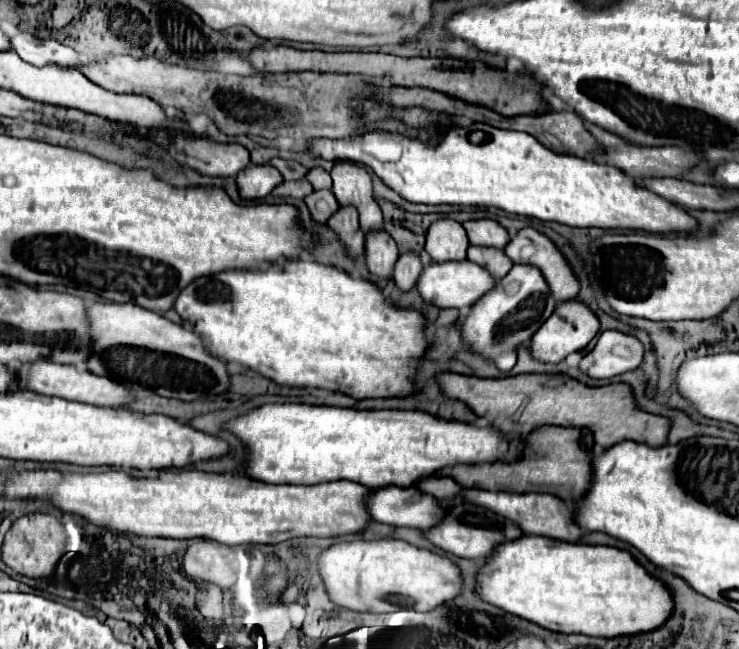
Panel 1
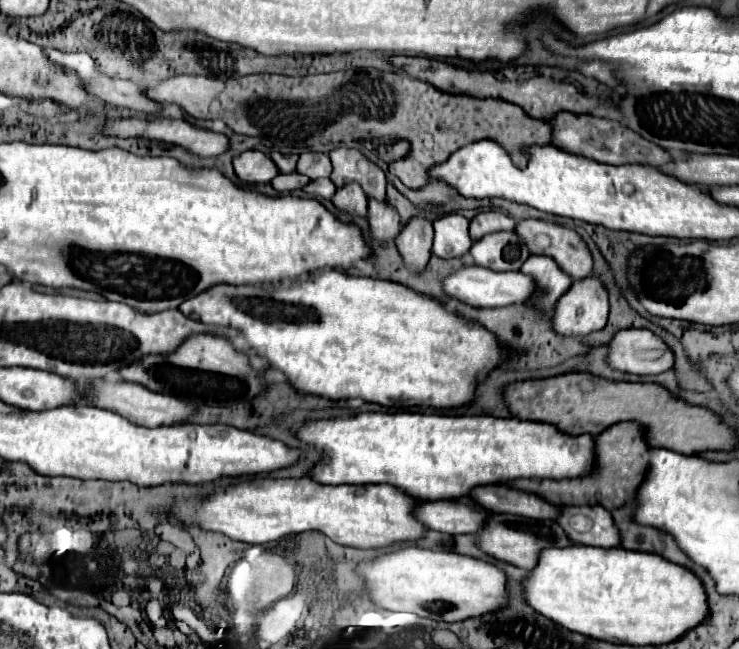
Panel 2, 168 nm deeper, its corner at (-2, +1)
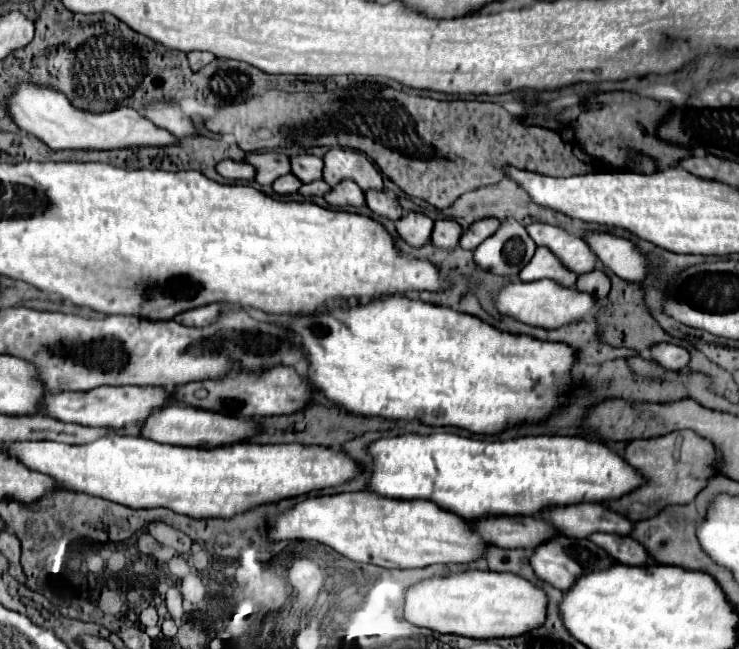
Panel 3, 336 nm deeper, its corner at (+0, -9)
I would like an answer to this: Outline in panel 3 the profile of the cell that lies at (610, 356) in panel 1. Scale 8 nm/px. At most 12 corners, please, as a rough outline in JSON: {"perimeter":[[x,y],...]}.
{"perimeter":[[675,344],[651,346],[657,366],[685,370],[689,352]]}

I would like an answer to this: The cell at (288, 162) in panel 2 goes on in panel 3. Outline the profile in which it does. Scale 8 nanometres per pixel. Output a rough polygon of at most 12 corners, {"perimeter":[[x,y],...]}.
{"perimeter":[[247,154],[257,166],[255,180],[273,184],[291,172],[285,154]]}

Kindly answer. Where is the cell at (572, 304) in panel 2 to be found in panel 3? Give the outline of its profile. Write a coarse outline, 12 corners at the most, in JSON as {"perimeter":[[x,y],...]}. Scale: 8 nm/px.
{"perimeter":[[603,270],[577,278],[575,290],[601,302],[609,294],[609,278]]}

